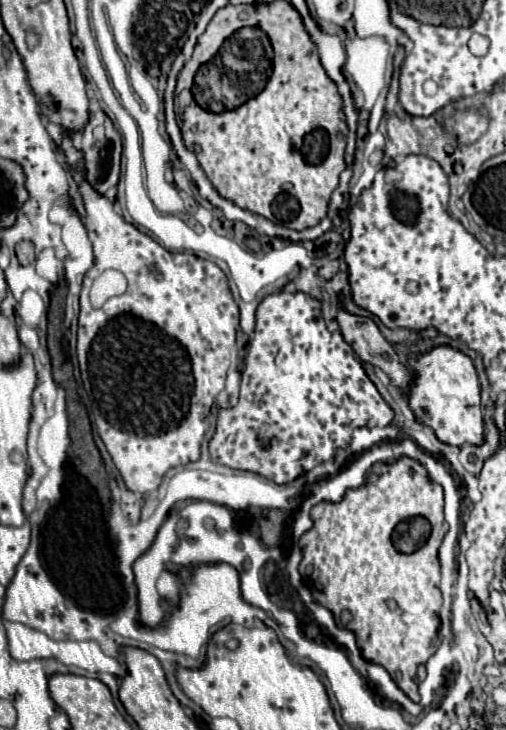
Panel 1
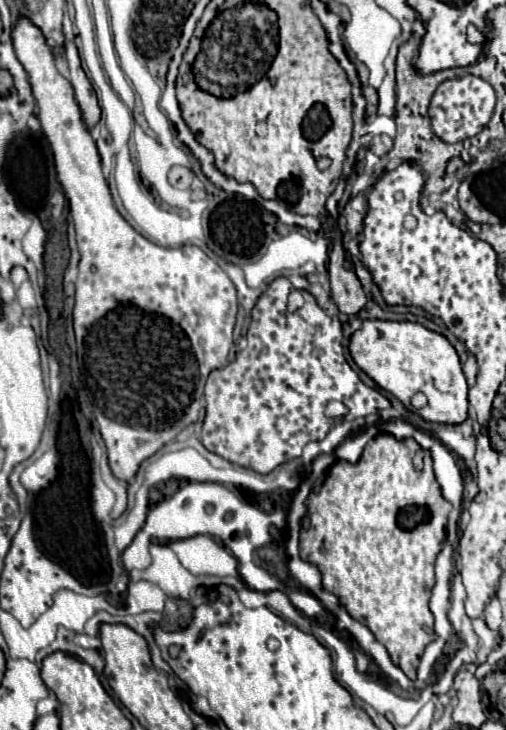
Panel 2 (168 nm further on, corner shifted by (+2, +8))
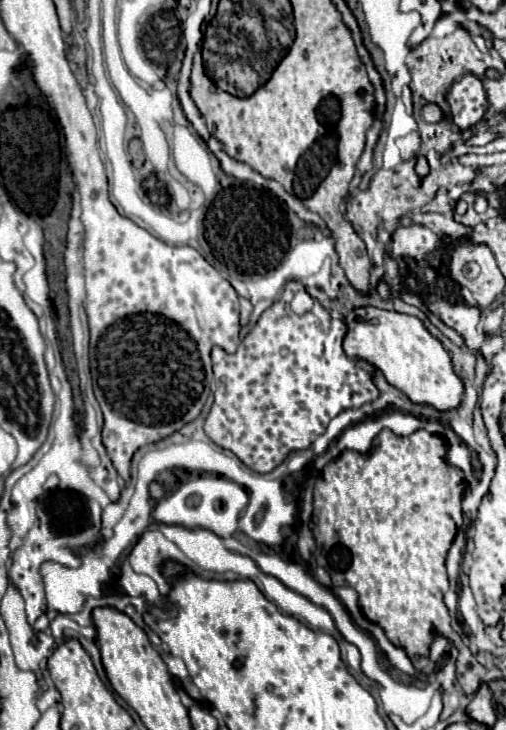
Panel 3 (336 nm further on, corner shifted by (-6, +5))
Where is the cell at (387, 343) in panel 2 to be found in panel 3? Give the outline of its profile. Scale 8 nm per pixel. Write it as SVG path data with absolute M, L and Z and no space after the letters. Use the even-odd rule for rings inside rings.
M357 307L349 311L343 321L347 325L347 335L343 339L345 353L375 365L375 369L413 403L427 403L439 411L455 409L461 403L463 383L453 373L449 353L417 317L377 307Z

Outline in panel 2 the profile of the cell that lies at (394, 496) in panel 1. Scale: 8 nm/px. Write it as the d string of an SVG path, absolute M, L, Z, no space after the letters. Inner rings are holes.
M379 434L373 438L357 464L337 460L325 482L317 492L307 498L307 516L301 520L301 554L315 564L323 576L323 588L343 602L343 608L357 620L361 620L381 642L395 666L399 666L409 680L415 680L419 658L425 646L433 640L427 628L433 628L434 616L429 610L431 588L435 584L435 558L445 540L445 524L448 523L452 506L443 500L439 484L433 474L431 458L425 452L425 468L417 472L413 468L413 456L421 446L413 440L395 440L391 434ZM405 506L425 506L429 510L429 522L419 524L415 530L401 530L397 516Z

